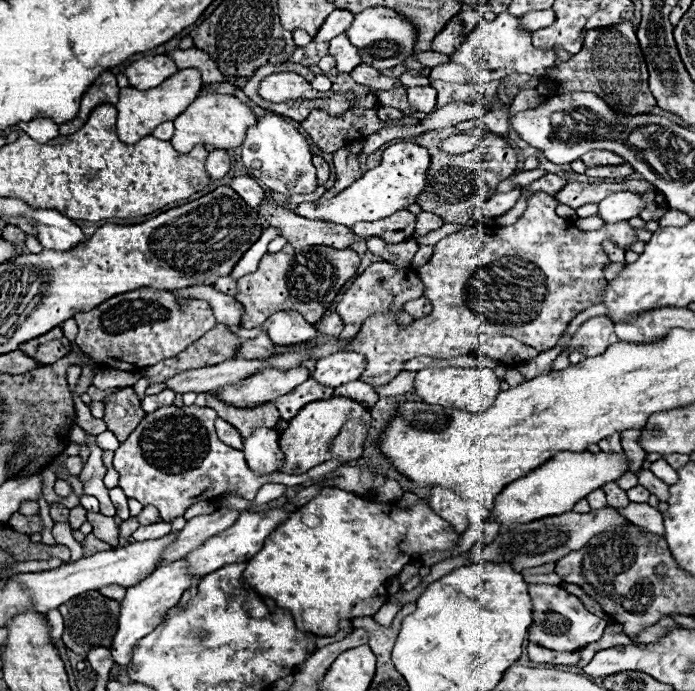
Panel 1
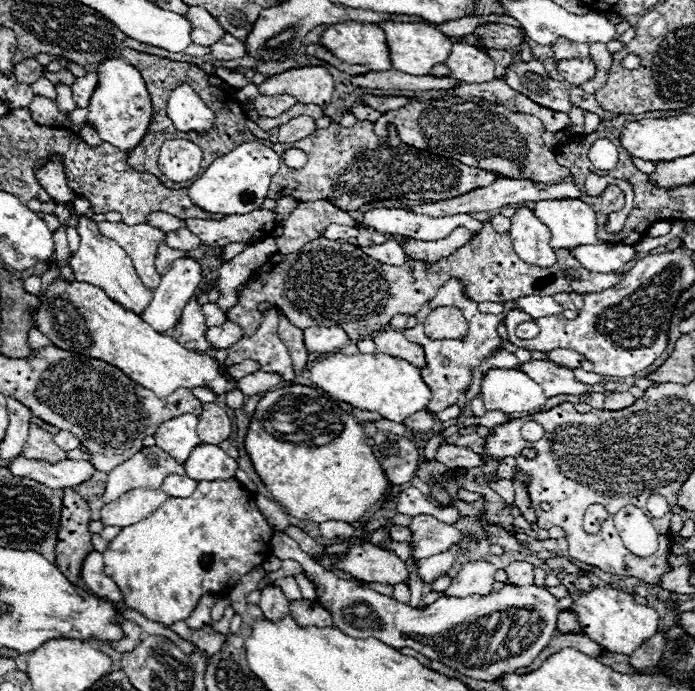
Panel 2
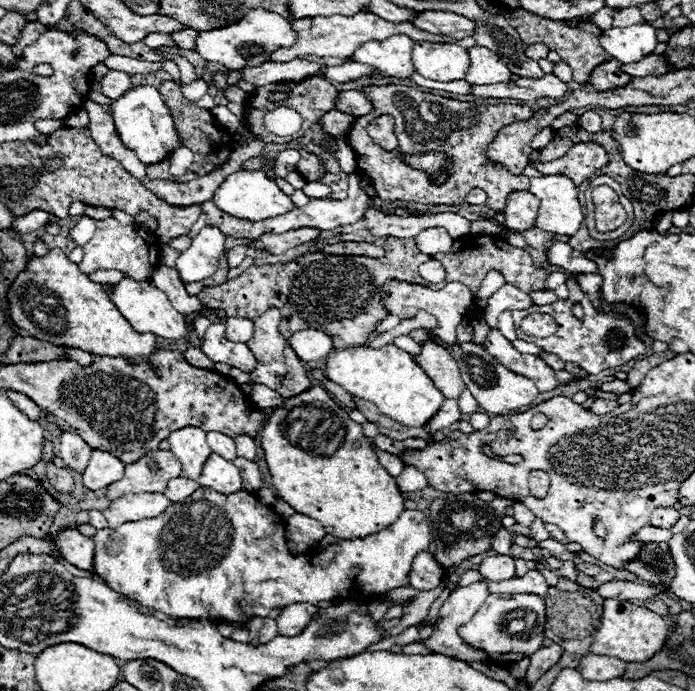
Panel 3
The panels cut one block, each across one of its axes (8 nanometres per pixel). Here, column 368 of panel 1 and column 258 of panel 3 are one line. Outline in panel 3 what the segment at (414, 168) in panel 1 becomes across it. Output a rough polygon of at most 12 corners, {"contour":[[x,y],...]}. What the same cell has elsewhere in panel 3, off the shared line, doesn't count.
{"contour":[[264,170],[230,174],[212,202],[260,222],[292,210]]}

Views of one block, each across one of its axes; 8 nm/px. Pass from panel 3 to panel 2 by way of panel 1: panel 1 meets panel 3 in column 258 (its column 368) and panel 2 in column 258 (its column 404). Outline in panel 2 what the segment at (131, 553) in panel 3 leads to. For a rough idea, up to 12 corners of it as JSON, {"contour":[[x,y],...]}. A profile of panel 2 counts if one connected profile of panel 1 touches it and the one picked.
{"contour":[[236,480],[198,482],[104,550],[162,624],[228,592],[274,530]]}

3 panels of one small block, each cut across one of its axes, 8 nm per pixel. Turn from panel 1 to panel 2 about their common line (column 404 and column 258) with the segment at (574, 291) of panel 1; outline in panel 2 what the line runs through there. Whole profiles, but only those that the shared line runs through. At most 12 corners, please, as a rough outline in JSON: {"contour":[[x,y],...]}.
{"contour":[[278,311],[262,315],[252,336],[228,348],[224,364],[256,360],[264,372],[294,380],[278,336]]}

